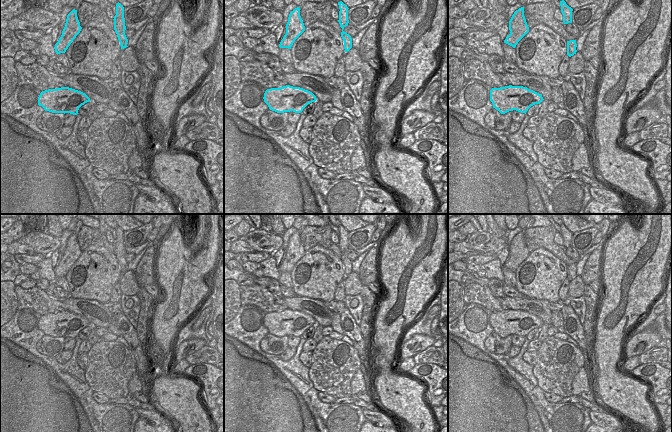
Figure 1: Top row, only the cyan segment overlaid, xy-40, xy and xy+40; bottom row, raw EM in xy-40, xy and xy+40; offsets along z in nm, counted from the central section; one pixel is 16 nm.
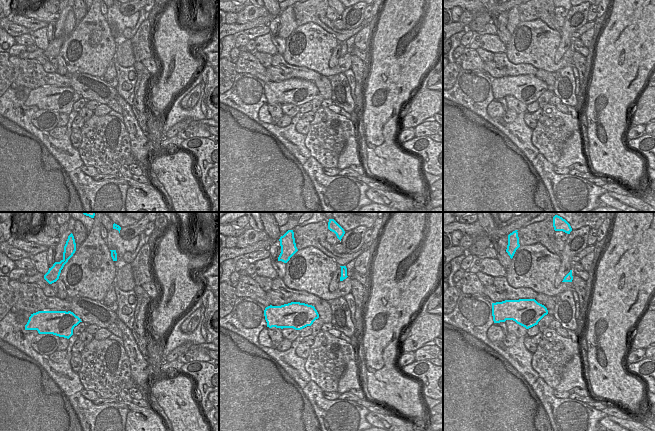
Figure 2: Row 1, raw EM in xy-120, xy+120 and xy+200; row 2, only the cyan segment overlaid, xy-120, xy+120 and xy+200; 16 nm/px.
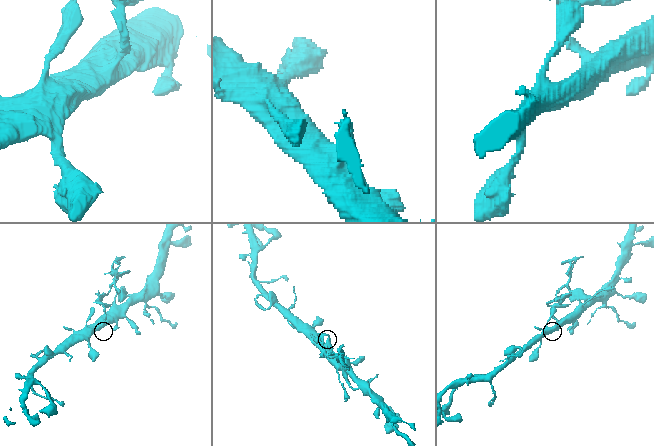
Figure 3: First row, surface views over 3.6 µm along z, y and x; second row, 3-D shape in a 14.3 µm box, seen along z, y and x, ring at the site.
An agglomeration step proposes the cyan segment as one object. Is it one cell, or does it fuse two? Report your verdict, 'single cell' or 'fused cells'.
fused cells

